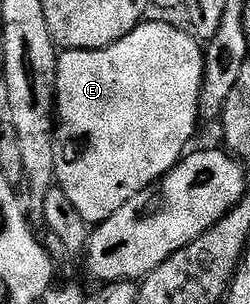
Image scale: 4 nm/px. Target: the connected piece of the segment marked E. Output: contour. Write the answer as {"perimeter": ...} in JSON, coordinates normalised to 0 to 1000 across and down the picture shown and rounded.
{"perimeter":[[[576,69],[452,148],[384,168],[256,164],[232,184],[220,306],[244,503],[224,516],[220,582],[248,651],[292,661],[292,688],[352,740],[452,714],[484,674],[632,602],[768,480],[780,414],[804,405],[820,168],[776,112],[736,102],[684,76]]]}

